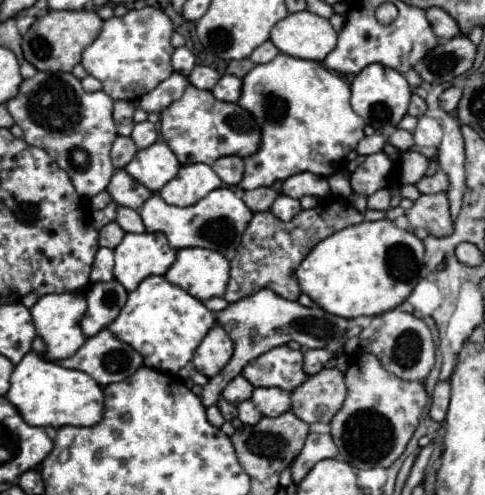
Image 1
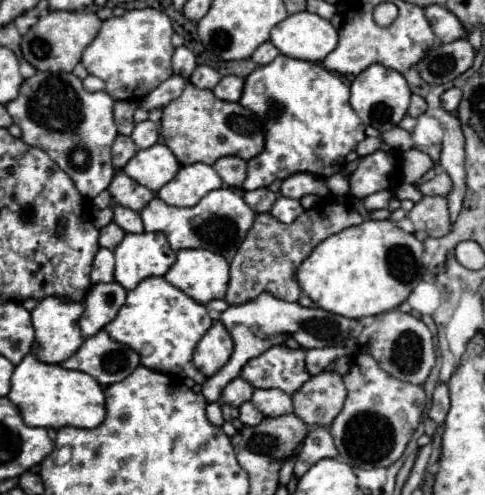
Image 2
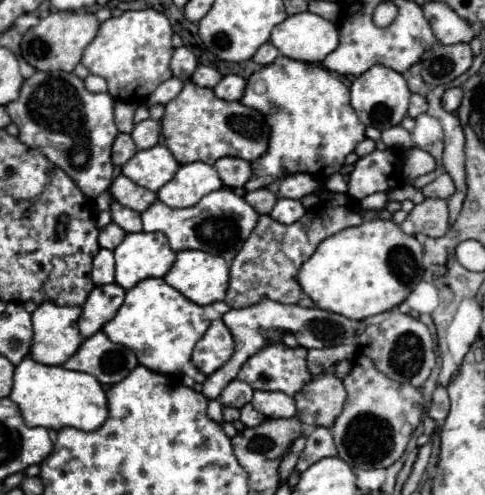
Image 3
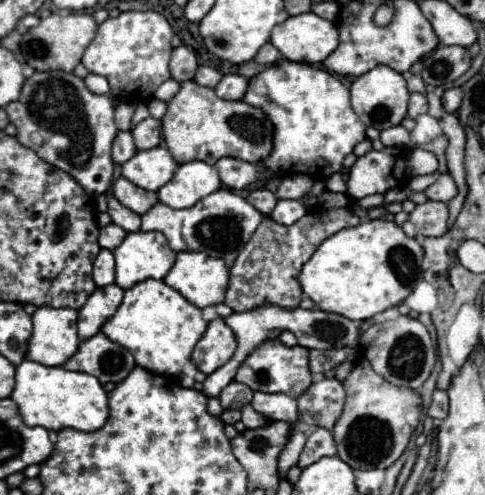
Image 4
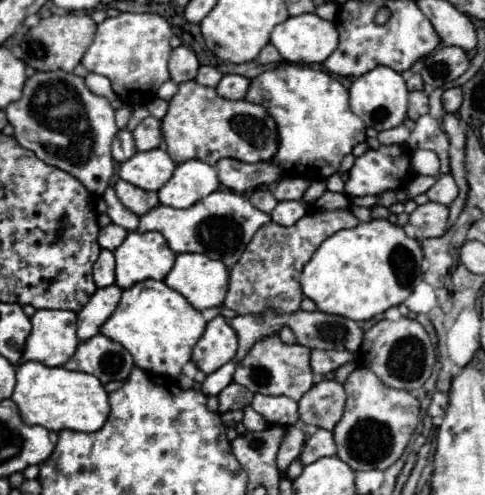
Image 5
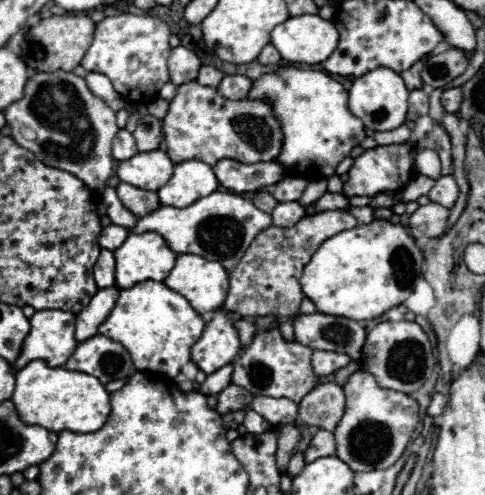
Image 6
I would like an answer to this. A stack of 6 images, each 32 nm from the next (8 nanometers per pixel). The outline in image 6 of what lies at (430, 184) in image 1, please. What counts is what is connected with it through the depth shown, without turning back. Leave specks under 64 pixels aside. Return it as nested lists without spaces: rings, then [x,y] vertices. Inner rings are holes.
[[[440,176],[434,184],[434,188],[428,192],[428,198],[432,202],[438,202],[446,208],[452,208],[452,204],[458,198],[458,184],[452,176]]]

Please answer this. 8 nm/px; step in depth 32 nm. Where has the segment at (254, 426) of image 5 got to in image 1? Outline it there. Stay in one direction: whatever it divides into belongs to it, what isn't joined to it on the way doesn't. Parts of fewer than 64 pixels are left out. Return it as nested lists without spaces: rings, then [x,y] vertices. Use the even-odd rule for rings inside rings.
[[[244,400],[236,408],[238,408],[238,418],[242,424],[256,424],[262,418],[262,414],[256,410],[252,400]]]

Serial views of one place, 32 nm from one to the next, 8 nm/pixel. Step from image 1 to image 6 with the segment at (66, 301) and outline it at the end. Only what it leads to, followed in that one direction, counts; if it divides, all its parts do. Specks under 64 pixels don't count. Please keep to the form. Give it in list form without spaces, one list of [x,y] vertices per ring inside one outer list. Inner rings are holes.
[[[38,310],[32,318],[32,330],[14,368],[20,370],[32,360],[44,360],[48,366],[64,366],[78,346],[74,336],[76,316],[64,310]]]

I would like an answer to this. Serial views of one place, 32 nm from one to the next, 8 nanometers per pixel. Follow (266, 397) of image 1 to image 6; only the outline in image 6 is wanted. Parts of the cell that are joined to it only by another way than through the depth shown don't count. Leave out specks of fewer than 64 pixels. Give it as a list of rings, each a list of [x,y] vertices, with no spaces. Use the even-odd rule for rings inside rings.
[[[254,396],[252,410],[264,416],[272,426],[294,424],[298,420],[298,404],[288,398],[270,398],[270,396]]]

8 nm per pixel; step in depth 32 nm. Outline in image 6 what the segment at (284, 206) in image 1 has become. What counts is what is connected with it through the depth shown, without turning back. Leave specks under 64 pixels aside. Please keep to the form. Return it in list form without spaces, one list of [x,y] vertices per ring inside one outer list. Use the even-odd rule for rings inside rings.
[[[280,202],[272,212],[272,220],[276,226],[288,228],[288,226],[294,226],[304,214],[306,210],[300,202]]]

